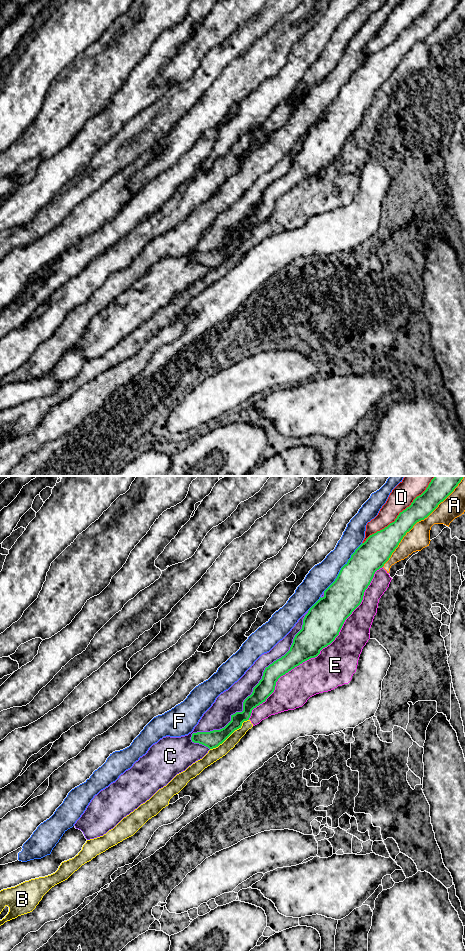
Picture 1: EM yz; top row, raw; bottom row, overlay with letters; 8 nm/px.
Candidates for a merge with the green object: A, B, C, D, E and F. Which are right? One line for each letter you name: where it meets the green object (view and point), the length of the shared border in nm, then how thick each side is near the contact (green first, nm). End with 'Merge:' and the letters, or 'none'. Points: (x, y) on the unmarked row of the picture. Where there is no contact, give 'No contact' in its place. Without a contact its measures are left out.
Merge: none

